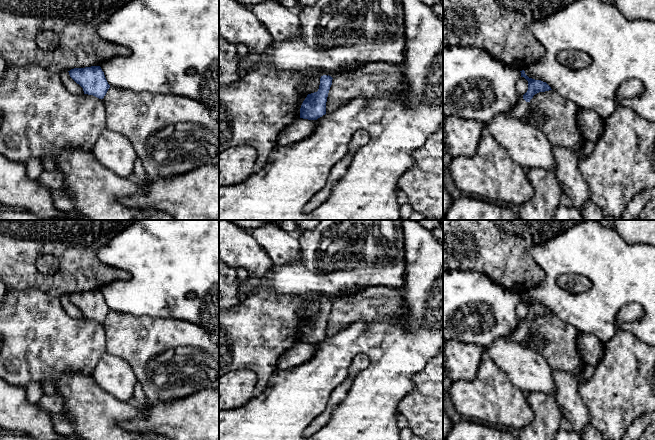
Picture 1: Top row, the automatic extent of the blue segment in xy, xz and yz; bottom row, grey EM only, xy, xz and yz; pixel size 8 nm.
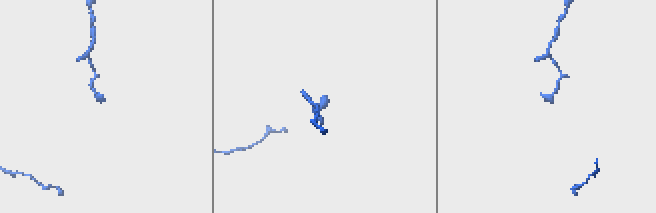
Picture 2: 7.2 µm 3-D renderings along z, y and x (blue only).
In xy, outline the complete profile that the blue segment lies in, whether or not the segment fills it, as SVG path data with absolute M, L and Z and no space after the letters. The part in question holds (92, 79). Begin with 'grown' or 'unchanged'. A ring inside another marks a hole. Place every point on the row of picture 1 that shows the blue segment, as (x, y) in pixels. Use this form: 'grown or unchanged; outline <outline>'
unchanged; outline M100 66L74 68L68 72L70 77L83 88L84 94L103 99L110 88Z

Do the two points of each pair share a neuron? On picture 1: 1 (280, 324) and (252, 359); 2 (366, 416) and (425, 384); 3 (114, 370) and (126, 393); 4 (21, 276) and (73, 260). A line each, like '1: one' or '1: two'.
1: one
2: two
3: one
4: one

